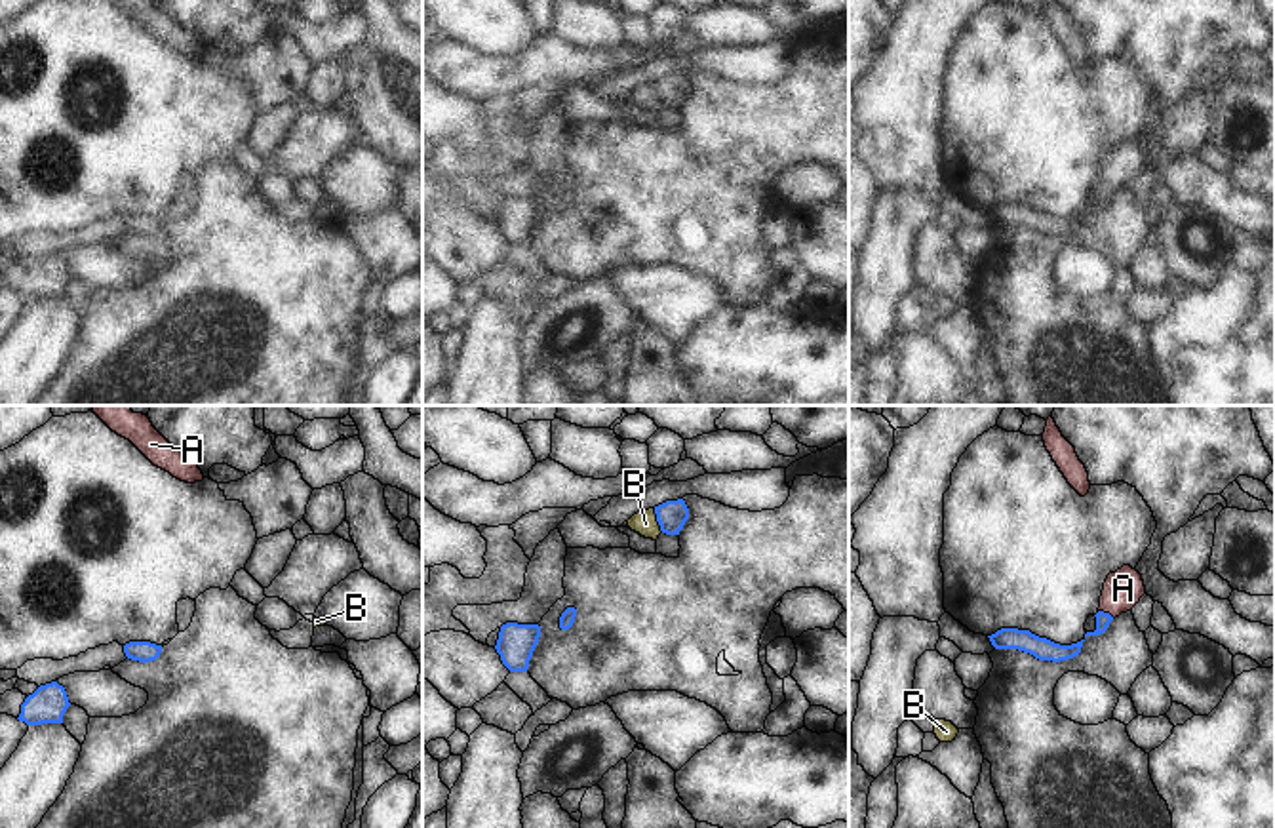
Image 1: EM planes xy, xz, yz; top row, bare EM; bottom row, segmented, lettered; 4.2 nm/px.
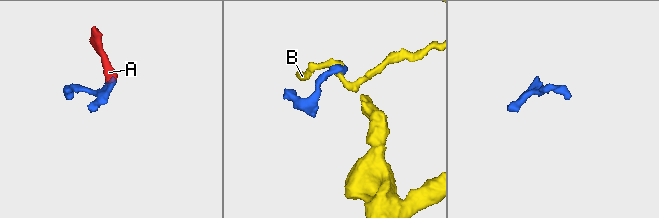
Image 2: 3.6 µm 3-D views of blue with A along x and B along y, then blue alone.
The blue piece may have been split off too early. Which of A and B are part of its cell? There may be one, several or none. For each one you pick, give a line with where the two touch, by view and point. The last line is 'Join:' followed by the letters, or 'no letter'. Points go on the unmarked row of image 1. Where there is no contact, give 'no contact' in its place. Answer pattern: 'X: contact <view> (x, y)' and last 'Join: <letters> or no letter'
A: contact yz (1106, 187)
Join: A

